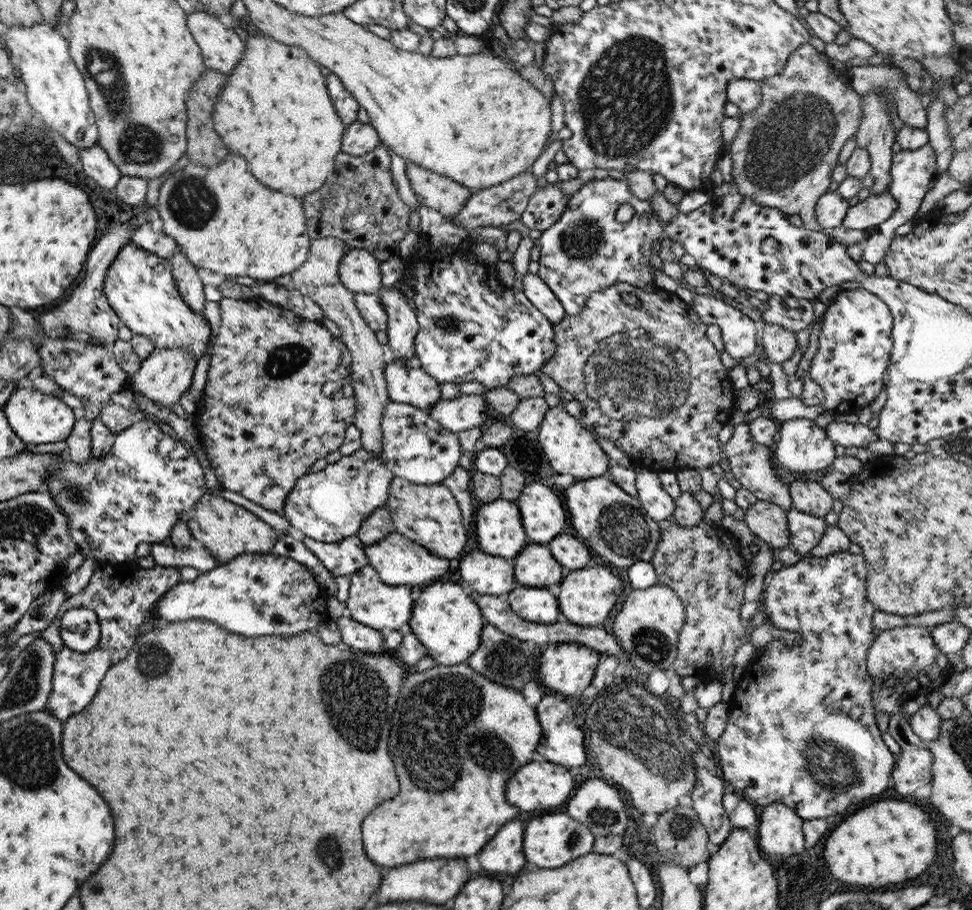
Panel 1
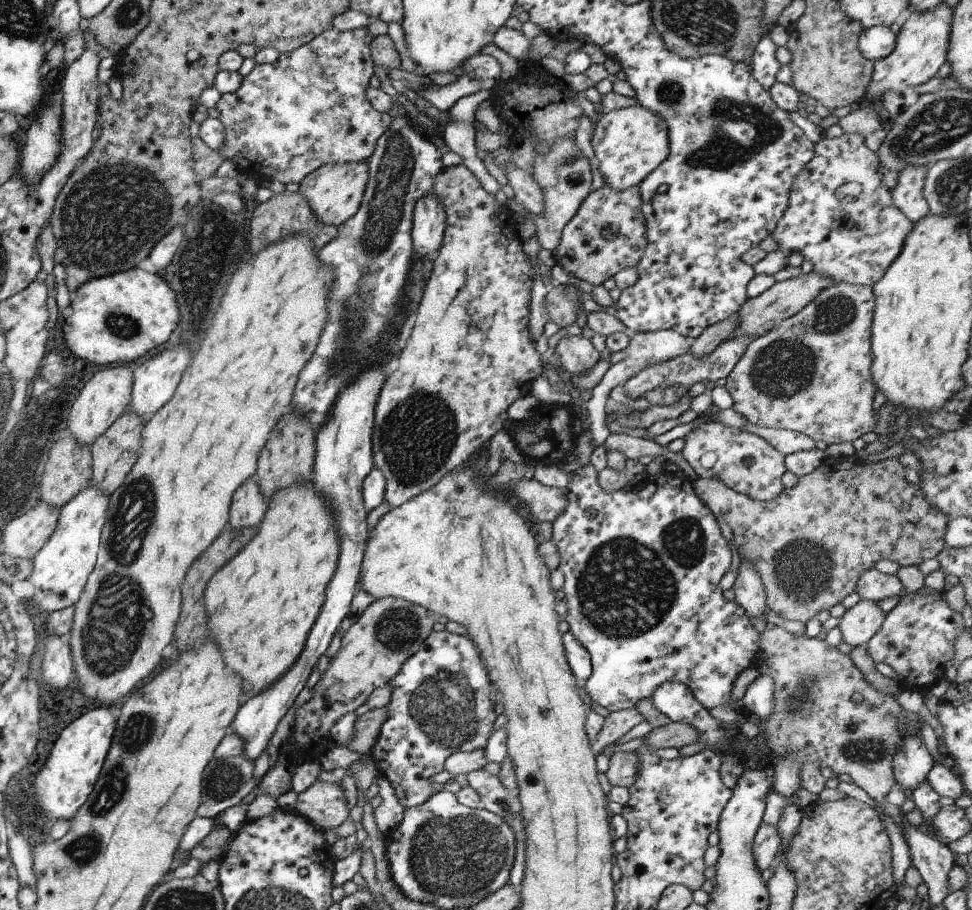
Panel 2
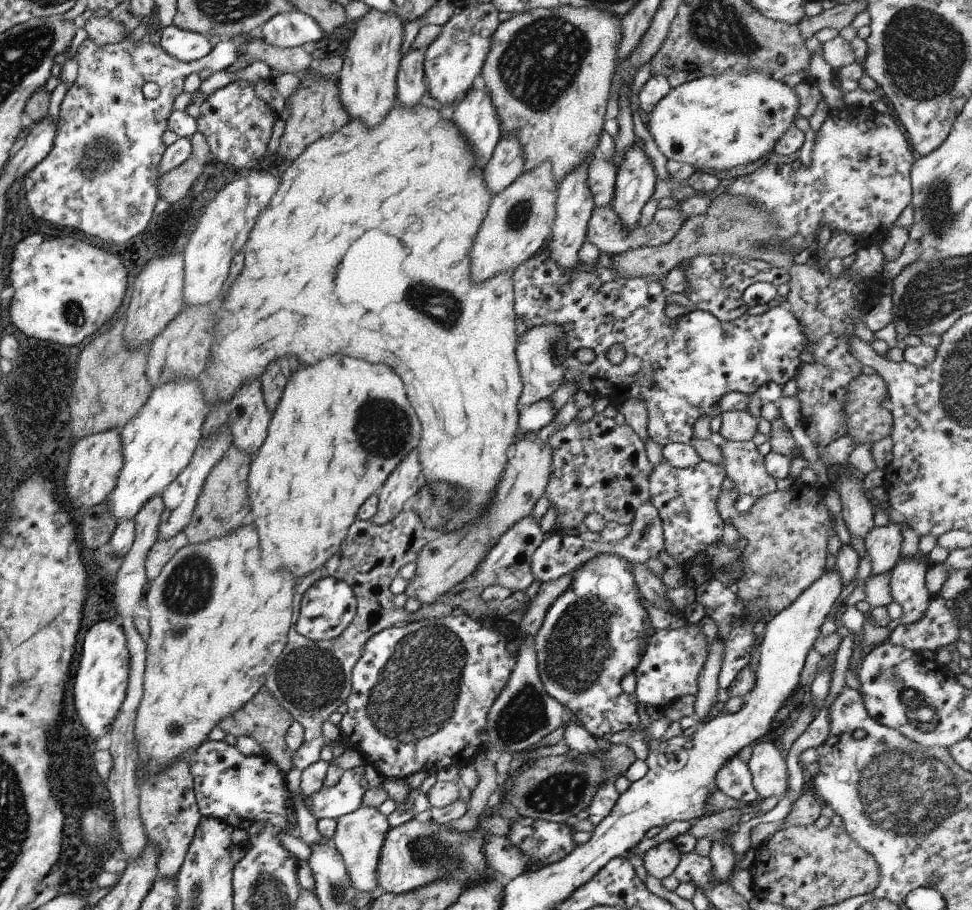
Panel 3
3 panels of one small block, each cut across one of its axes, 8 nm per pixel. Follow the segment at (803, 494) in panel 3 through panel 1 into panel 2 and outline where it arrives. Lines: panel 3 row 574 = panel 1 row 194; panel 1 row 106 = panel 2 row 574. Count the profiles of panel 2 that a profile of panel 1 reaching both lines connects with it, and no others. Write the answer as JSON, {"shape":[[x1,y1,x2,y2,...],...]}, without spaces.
{"shape":[[896,458,884,459,881,462,853,464,851,468,843,468,843,470,831,470,825,468,821,462,821,466,817,465,809,474,800,476,797,483,791,488,783,488,778,495,775,495,767,502,753,500,748,496,735,492,727,488,721,481,717,479,702,479,697,477,692,482,693,490,696,497,711,511,716,520,722,520,729,526,729,530,733,532,733,545,737,550,737,556,741,561,747,560,752,564,754,570,760,578,764,593,767,610,777,614,783,620,799,620,804,624,811,618,815,618,819,610,828,610,834,604,843,600,845,596,856,590,857,579,862,572,873,569,874,564,878,560,887,559,896,562,900,567,917,566,920,562,927,559,933,559,934,556,945,547,944,530,949,522,948,518,940,513,936,508,931,507,923,498,922,492,915,485,908,483,904,476,905,467,901,465]]}

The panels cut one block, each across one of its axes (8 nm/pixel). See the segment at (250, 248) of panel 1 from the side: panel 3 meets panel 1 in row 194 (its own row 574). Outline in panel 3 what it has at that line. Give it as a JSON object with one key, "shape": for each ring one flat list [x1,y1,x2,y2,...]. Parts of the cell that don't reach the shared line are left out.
{"shape":[[241,524,237,528,226,532,223,536,213,537,212,539,201,541,200,543,187,543,185,546,182,546,169,558,169,560,163,565,163,568,159,571,159,574,152,580,149,581,149,590,145,592,144,598,146,602,146,606,149,611,149,619,148,619,148,637,146,638,146,657,144,660,144,675,142,676,142,695,136,710,136,715,134,718,134,746,133,750,135,750,135,754,137,754,137,770,135,771,136,778,142,777,140,774,140,764,145,760,149,760,150,764,153,764,153,770,155,772,160,771,162,768,165,768,171,761,174,761,177,757,185,757,186,750,197,748,197,745,200,745,203,741,207,739,207,733,216,726,217,722,219,722,223,717,229,716,231,713,234,713,238,710,240,706,243,706,258,690,260,686,263,686,266,674,273,662,285,646,290,624,291,624,291,615,292,615,292,596,294,595,294,586,296,585,295,580,286,574,286,570,281,567,276,568,275,570,265,569,261,566,261,554,259,554,259,546,257,546,257,534,255,534,255,530,253,530,253,526,251,524]]}

